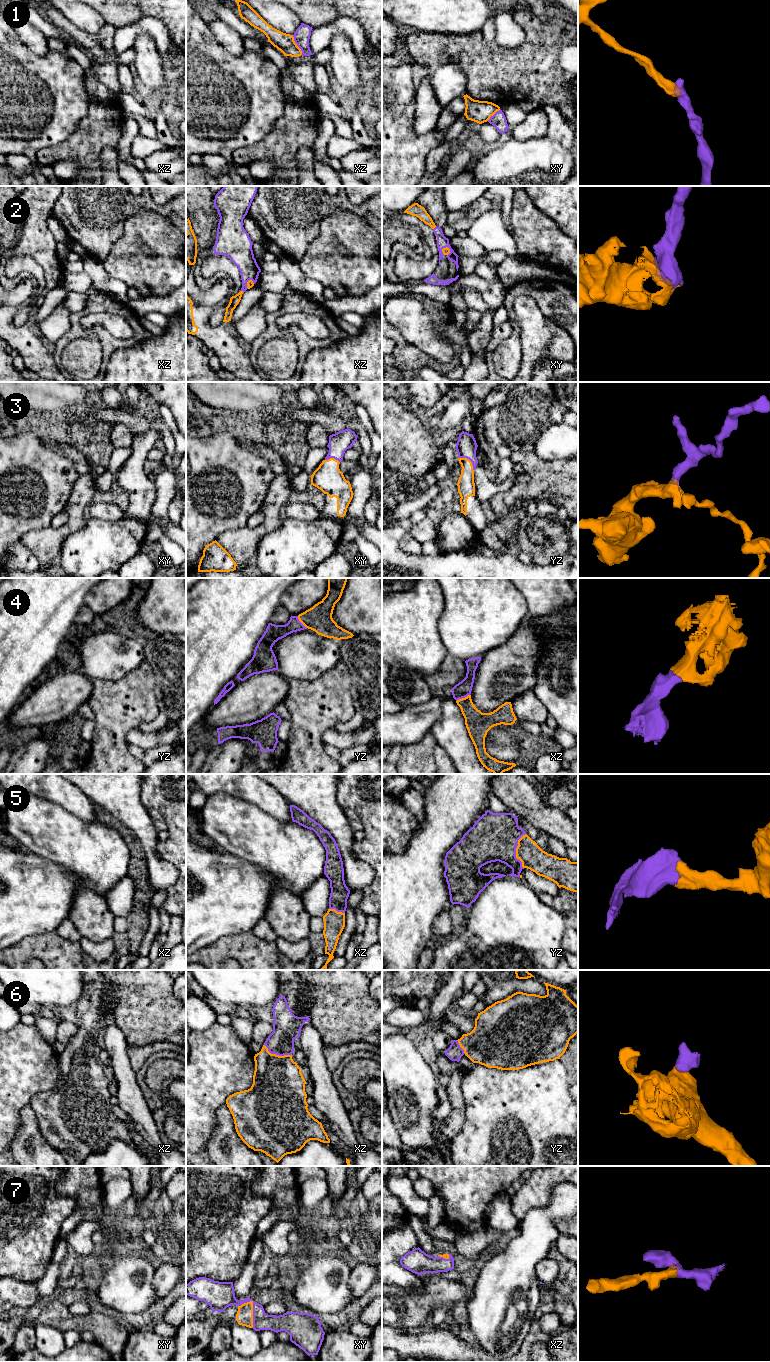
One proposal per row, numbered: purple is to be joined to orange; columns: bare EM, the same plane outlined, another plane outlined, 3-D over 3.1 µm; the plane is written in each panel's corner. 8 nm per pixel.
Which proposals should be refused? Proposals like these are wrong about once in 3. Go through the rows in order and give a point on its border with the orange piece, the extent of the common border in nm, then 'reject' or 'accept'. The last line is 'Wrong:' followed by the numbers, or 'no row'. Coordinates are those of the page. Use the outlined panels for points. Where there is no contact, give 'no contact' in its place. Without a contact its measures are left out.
1: contact xz (296, 45); length 180 nm; reject
2: contact xy (449, 251); length 80 nm; accept
3: contact yz (469, 460); length 170 nm; accept
4: contact xz (462, 698); length 130 nm; accept
5: contact yz (516, 851); length 280 nm; accept
6: contact xz (277, 1055); length 240 nm; accept
7: contact xy (252, 1314); length 220 nm; accept
Wrong: 1

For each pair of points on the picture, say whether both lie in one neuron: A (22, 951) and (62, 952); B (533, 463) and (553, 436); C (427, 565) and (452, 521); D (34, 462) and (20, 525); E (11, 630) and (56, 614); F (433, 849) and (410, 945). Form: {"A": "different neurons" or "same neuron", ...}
{"A": "same neuron", "B": "different neurons", "C": "different neurons", "D": "same neuron", "E": "same neuron", "F": "same neuron"}

